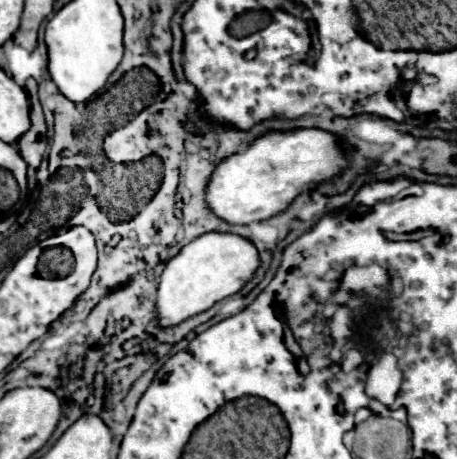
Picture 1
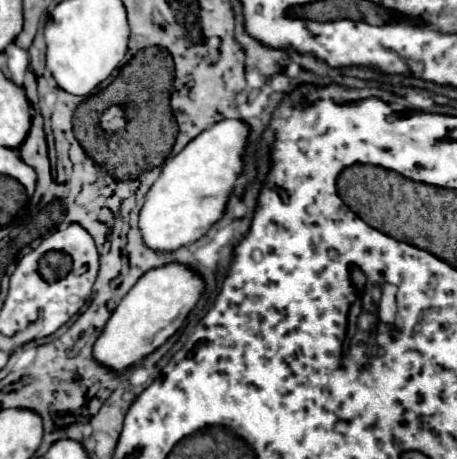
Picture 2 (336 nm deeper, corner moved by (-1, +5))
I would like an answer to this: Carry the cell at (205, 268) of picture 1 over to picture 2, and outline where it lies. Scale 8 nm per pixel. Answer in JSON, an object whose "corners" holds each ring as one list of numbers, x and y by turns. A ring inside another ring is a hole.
{"corners":[[169,262,167,266,147,270,147,274,139,278,139,282,115,308,103,334,93,346,93,356,101,364,119,372,141,362,181,328,187,314,201,300,203,290,205,280,191,266,179,266,179,262]]}

